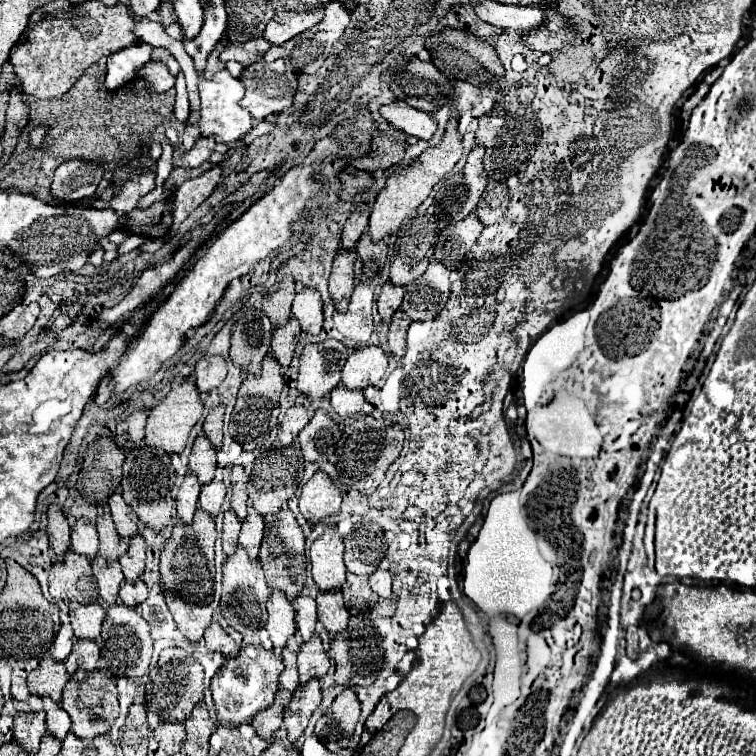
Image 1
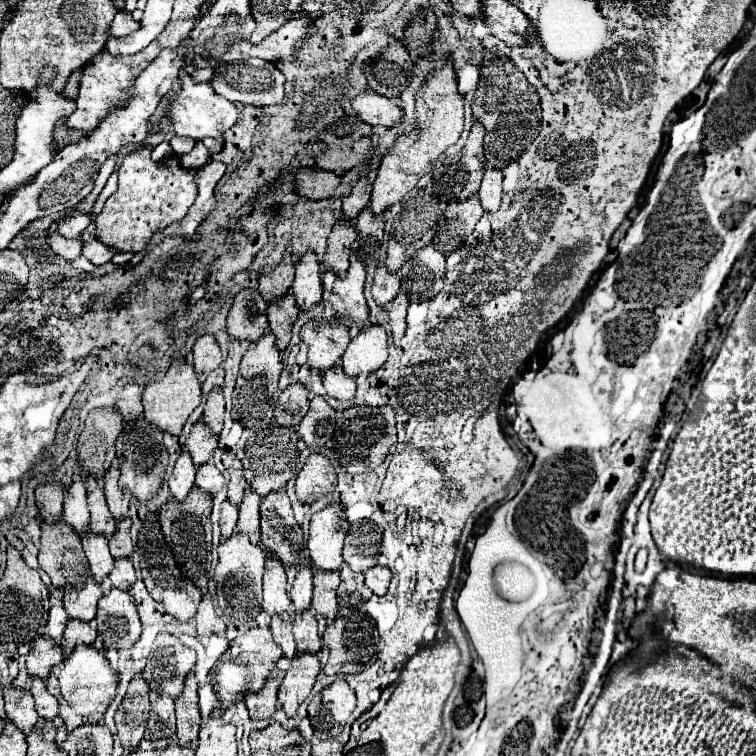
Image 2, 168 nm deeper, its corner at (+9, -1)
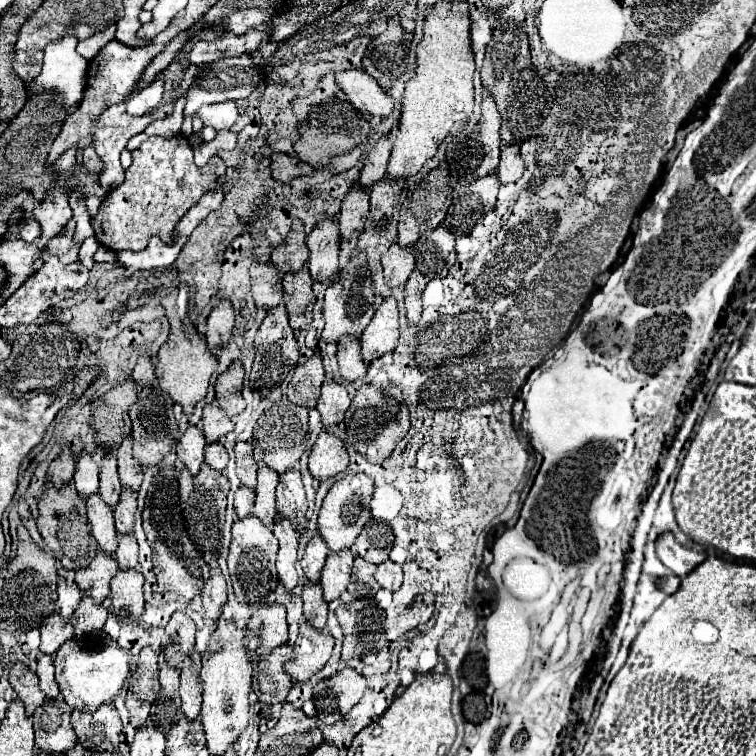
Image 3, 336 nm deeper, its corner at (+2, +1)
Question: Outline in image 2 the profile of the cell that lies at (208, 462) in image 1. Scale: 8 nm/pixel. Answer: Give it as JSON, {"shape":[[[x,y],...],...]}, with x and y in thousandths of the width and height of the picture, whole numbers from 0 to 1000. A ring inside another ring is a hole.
{"shape":[[[262,556],[254,569],[251,577],[246,582],[246,595],[254,603],[257,616],[267,616],[270,611],[275,611],[275,606],[283,601],[283,595],[288,593],[288,579],[278,571],[275,563],[270,563],[267,556]]]}

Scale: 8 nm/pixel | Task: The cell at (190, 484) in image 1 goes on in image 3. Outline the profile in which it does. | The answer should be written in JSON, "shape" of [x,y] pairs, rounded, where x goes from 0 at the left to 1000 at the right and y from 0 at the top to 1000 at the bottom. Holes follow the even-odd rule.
{"shape":[[[250,563],[234,587],[234,601],[242,608],[242,614],[250,619],[253,627],[263,624],[263,616],[269,611],[271,587],[274,585],[271,585],[271,577],[263,563]]]}

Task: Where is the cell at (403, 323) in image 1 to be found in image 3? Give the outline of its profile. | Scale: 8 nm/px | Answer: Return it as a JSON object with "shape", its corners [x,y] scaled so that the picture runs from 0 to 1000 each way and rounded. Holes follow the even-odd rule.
{"shape":[[[549,357],[536,376],[536,407],[538,407],[538,423],[544,426],[552,426],[557,421],[557,389],[562,384],[562,376],[565,368],[554,357]]]}

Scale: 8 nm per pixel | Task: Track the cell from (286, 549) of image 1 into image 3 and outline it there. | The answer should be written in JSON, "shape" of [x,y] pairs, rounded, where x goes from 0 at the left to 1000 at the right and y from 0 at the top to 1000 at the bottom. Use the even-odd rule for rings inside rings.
{"shape":[[[382,619],[372,627],[366,643],[366,677],[372,683],[385,683],[390,698],[403,698],[406,693],[406,659],[398,638],[398,624],[393,619]]]}

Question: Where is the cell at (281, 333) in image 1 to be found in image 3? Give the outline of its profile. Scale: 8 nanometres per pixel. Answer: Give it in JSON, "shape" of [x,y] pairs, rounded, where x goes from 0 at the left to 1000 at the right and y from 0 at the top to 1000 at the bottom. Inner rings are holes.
{"shape":[[[401,349],[396,360],[380,360],[374,365],[374,399],[382,407],[382,429],[390,437],[406,434],[414,423],[414,368],[409,362],[409,352]]]}

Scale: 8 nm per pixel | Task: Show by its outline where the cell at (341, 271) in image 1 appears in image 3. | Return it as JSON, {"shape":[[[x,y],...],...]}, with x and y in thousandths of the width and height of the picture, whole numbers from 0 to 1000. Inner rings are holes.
{"shape":[[[467,243],[462,257],[456,257],[454,275],[448,280],[448,304],[451,315],[462,317],[464,310],[480,299],[488,283],[488,254],[478,243]]]}

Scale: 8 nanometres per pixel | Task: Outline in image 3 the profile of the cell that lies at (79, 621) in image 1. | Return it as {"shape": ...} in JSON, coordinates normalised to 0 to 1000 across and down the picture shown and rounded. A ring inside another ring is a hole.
{"shape":[[[128,728],[126,738],[115,751],[104,751],[99,770],[110,783],[118,783],[123,794],[139,794],[144,788],[144,770],[149,765],[149,757],[157,754],[155,741],[147,738],[149,733]]]}

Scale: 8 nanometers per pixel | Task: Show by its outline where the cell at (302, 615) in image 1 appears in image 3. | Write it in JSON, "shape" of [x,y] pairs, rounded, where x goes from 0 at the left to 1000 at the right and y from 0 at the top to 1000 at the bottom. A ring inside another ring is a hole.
{"shape":[[[417,706],[406,725],[403,725],[403,733],[401,733],[401,741],[398,741],[398,749],[401,749],[401,757],[406,762],[409,770],[422,770],[422,762],[425,762],[425,751],[430,746],[430,738],[435,733],[435,725],[430,720],[430,714],[425,714],[425,706]]]}

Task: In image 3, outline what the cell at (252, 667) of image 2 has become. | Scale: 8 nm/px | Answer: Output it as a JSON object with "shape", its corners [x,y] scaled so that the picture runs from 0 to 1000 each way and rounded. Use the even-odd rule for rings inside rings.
{"shape":[[[358,799],[345,807],[340,815],[340,825],[345,831],[345,839],[329,839],[327,841],[327,854],[329,862],[337,870],[353,868],[361,857],[372,854],[380,849],[380,820],[377,820],[377,804],[374,799]]]}

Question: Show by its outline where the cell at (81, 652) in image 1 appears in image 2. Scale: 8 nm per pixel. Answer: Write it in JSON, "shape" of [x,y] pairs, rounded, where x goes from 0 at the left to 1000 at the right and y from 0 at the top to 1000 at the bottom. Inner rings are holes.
{"shape":[[[90,820],[90,828],[85,833],[85,841],[82,841],[82,862],[85,862],[85,870],[90,870],[98,860],[101,852],[114,852],[114,854],[122,854],[127,847],[127,823],[103,823],[103,820]]]}

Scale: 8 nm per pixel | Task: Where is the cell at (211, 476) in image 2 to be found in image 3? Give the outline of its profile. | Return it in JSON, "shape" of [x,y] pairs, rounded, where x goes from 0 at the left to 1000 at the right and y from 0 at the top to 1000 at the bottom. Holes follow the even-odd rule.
{"shape":[[[282,585],[282,587],[274,587],[271,590],[271,611],[276,616],[282,616],[284,622],[298,622],[300,616],[300,595],[295,593],[292,585]]]}

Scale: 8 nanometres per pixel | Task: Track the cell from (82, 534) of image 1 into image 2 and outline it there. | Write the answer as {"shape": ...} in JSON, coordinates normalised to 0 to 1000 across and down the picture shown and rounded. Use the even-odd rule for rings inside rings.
{"shape":[[[108,635],[98,638],[87,648],[82,688],[106,709],[114,701],[119,701],[119,680],[116,680],[116,669],[114,669],[114,643]]]}

